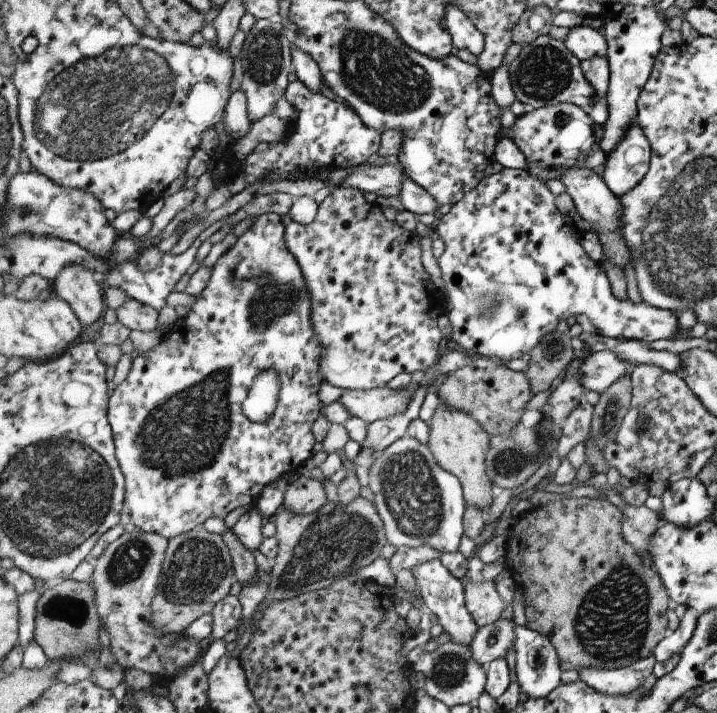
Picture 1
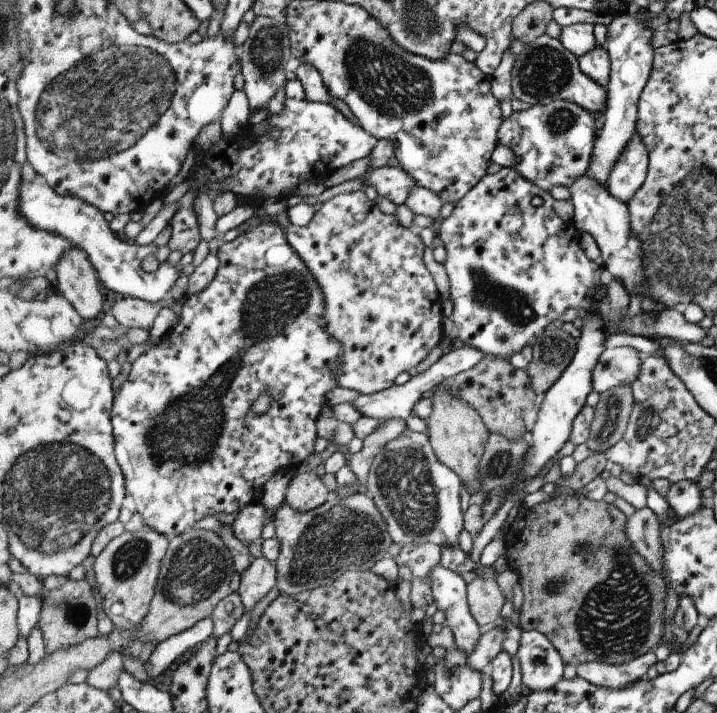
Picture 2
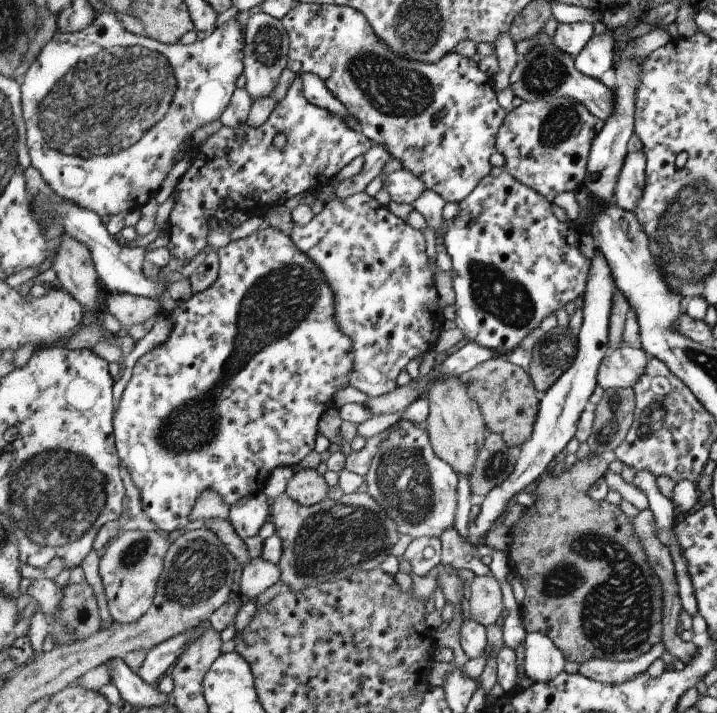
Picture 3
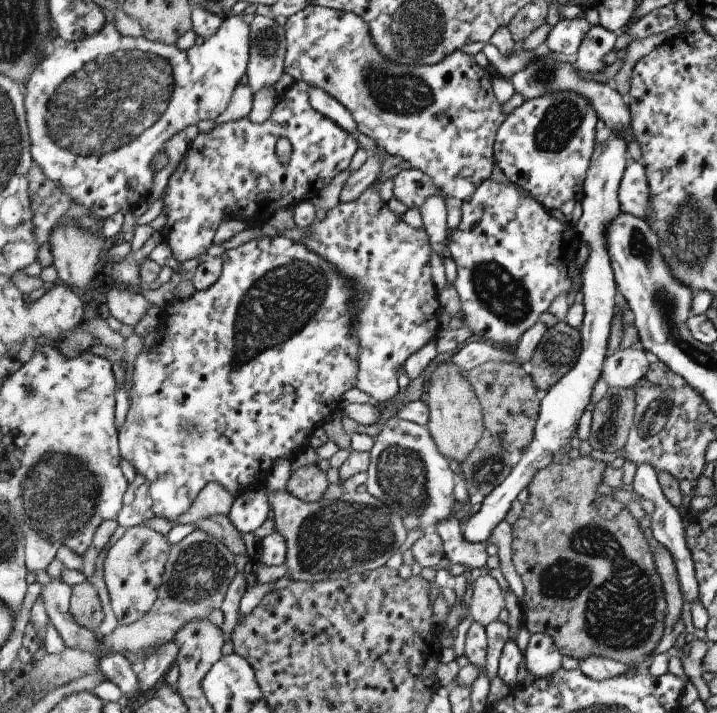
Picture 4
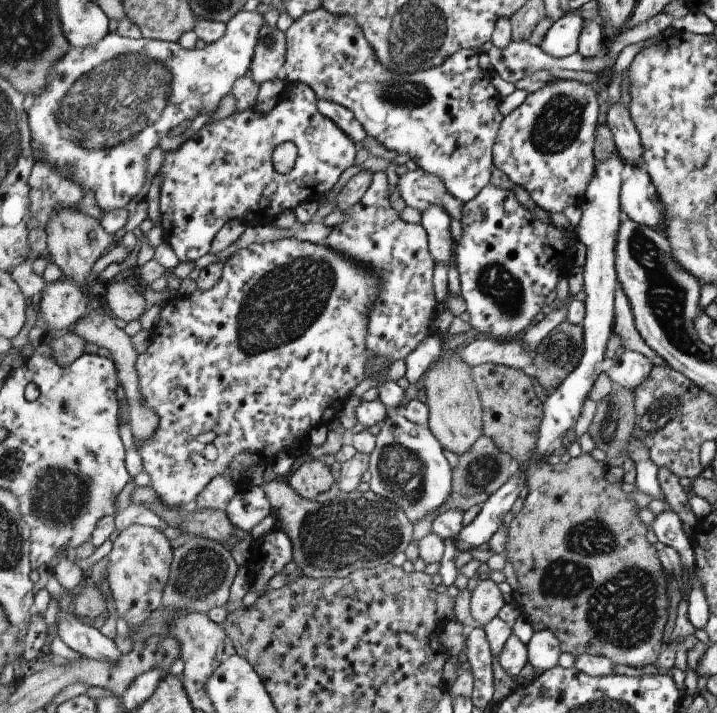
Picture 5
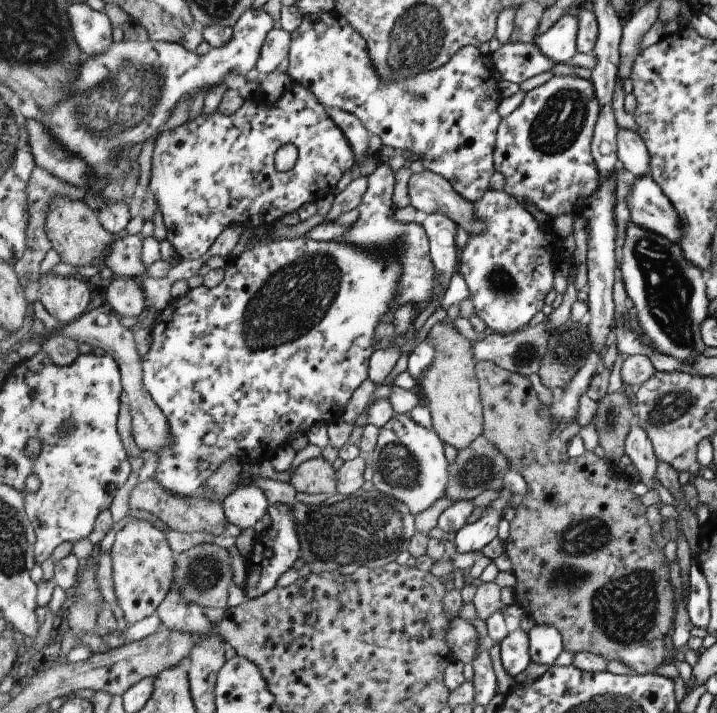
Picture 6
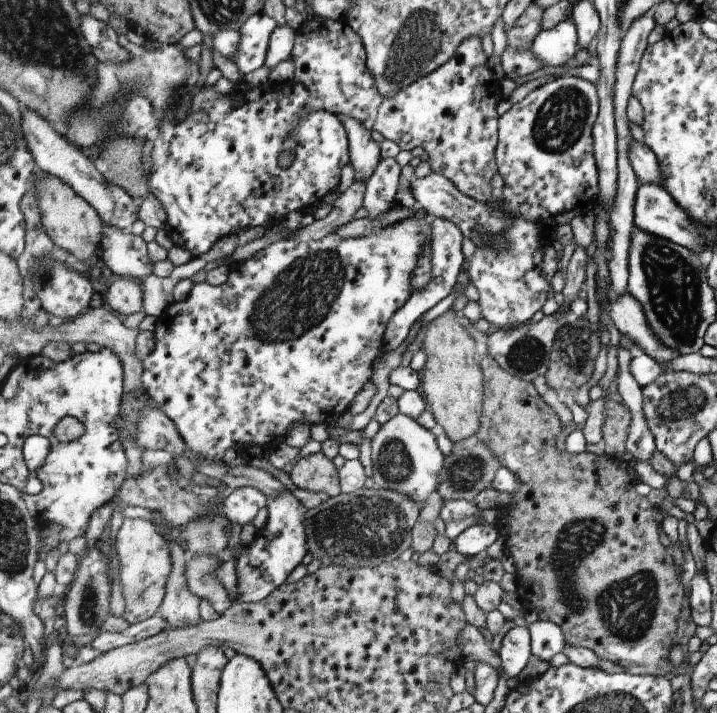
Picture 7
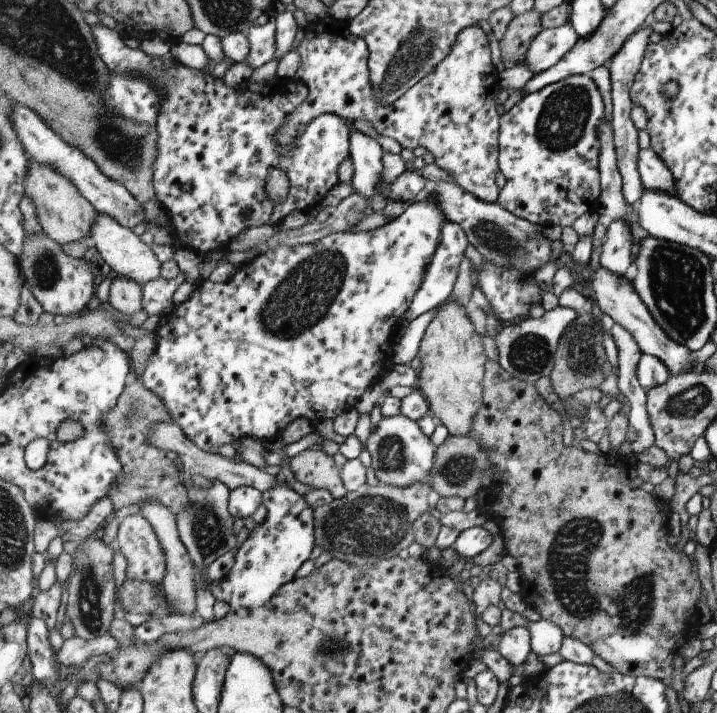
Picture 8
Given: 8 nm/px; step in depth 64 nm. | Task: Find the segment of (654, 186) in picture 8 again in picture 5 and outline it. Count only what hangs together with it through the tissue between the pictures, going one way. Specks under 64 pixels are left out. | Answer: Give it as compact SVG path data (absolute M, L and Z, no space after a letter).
M613 104L606 111L606 124L614 135L618 152L625 160L630 160L632 166L642 158L642 139L632 120L630 108L625 104Z

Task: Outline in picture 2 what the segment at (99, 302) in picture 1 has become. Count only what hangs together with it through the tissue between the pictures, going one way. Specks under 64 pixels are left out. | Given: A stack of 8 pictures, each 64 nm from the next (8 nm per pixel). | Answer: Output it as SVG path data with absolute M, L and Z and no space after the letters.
M74 246L55 266L56 279L52 290L62 293L85 320L95 320L103 310L100 276L83 248Z

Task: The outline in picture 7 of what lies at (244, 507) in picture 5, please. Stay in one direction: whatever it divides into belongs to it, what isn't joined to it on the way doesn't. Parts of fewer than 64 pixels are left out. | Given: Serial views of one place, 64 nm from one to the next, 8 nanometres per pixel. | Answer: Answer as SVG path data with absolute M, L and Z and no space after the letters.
M241 487L228 495L223 510L230 523L245 526L253 523L265 506L267 497L262 490L255 487Z

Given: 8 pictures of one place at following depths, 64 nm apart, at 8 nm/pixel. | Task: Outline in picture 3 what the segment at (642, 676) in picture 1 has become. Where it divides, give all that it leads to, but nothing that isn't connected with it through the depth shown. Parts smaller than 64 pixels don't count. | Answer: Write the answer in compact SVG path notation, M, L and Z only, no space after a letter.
M661 642L656 644L646 655L634 661L615 662L615 660L593 658L581 663L579 671L583 673L583 676L602 683L627 682L627 680L647 672L649 666L655 660L659 660L665 650L667 650L667 646L665 646L665 642Z

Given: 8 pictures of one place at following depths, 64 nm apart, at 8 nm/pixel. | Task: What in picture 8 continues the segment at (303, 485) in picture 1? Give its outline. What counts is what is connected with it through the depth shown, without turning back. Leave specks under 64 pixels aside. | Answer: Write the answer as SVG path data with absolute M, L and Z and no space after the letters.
M321 448L304 450L289 460L287 467L291 469L296 480L313 488L325 489L335 499L345 498L349 494L342 479L342 469Z

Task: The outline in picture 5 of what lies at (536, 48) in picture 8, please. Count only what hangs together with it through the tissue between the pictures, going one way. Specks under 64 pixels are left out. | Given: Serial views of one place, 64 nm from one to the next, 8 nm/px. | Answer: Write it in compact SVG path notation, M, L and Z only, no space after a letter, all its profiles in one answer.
M578 12L565 13L545 36L541 48L559 59L576 54L585 26L586 20Z

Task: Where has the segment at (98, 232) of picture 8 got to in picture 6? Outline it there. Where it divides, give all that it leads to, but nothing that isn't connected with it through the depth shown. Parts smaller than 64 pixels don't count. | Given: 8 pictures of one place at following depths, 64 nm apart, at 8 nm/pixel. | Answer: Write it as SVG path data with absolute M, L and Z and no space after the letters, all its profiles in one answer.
M125 236L109 248L106 265L114 276L133 277L141 280L146 275L147 266L141 262L141 236Z

